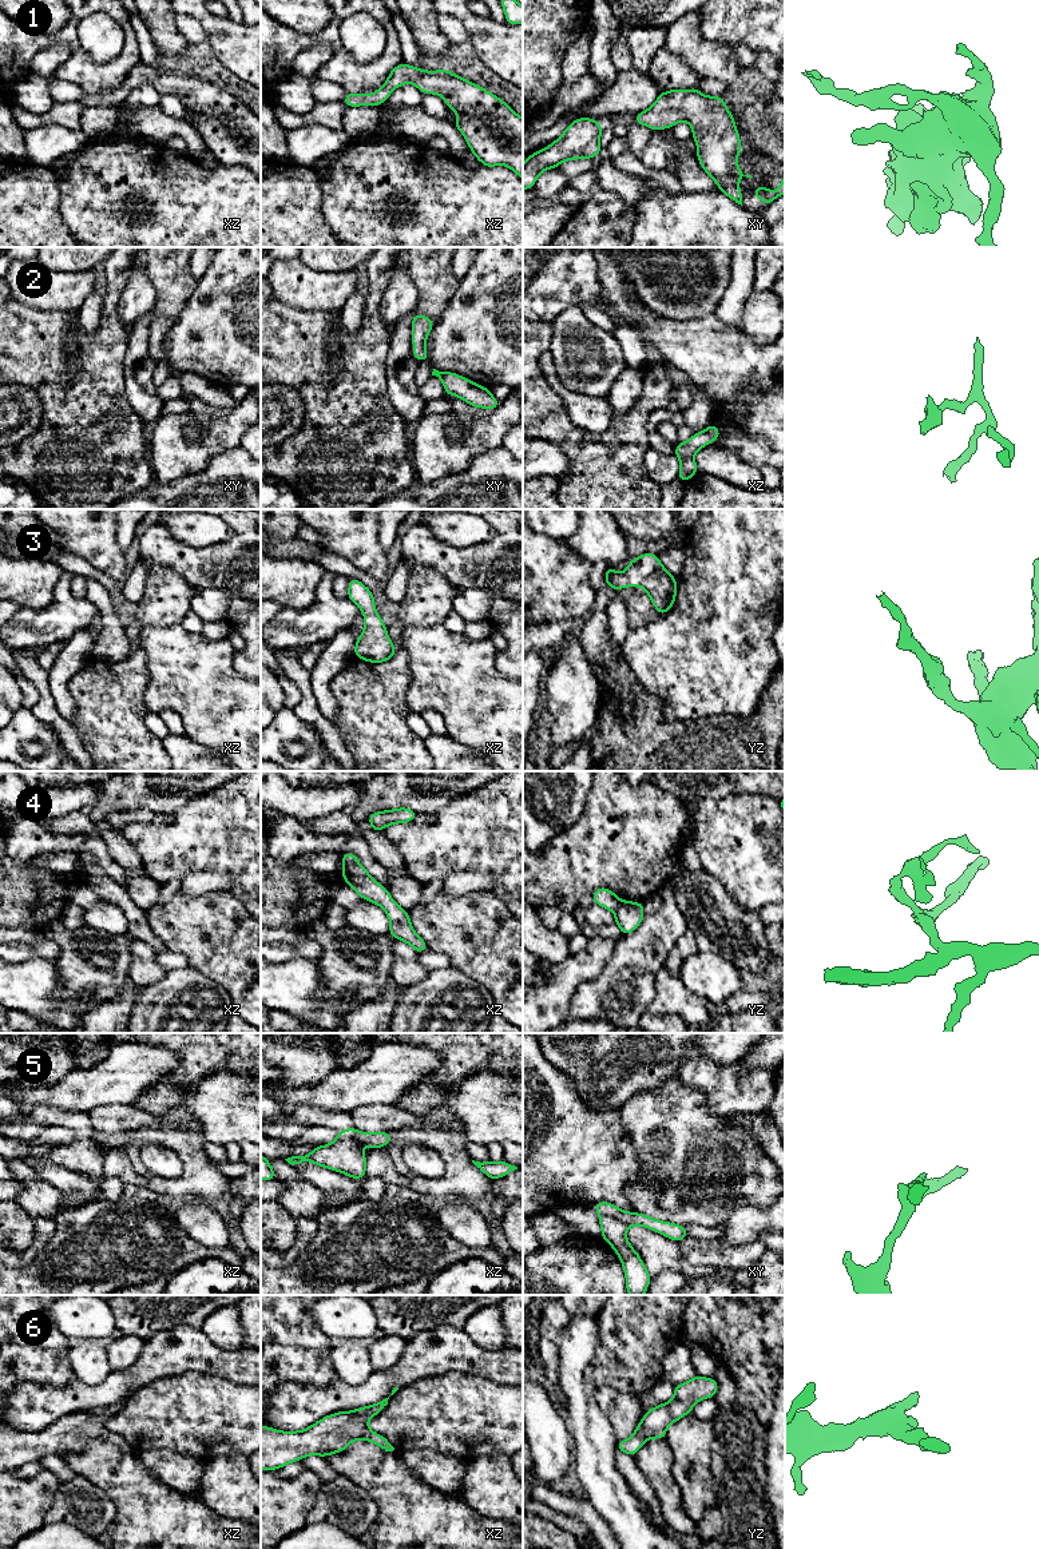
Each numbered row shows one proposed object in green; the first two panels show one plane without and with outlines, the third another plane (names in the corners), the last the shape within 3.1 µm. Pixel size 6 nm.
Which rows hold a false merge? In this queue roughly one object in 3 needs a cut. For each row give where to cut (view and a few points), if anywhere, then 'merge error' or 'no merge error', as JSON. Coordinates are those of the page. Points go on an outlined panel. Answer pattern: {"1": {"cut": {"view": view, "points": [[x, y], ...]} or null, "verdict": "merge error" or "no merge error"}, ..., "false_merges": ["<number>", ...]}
{"1": {"cut": null, "verdict": "no merge error"}, "2": {"cut": null, "verdict": "no merge error"}, "3": {"cut": null, "verdict": "no merge error"}, "4": {"cut": {"view": "xz", "points": [[345, 864], [359, 865]]}, "verdict": "merge error"}, "5": {"cut": {"view": "xy", "points": [[599, 1215], [617, 1216], [627, 1226]]}, "verdict": "merge error"}, "6": {"cut": null, "verdict": "no merge error"}, "false_merges": ["4", "5"]}

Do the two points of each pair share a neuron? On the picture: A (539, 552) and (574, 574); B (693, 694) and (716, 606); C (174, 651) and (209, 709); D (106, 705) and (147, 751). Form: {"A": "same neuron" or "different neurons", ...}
{"A": "same neuron", "B": "same neuron", "C": "same neuron", "D": "same neuron"}

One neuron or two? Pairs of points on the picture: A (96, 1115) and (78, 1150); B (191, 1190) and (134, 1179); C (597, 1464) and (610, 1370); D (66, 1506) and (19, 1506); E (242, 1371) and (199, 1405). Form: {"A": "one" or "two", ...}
{"A": "two", "B": "two", "C": "two", "D": "two", "E": "two"}

